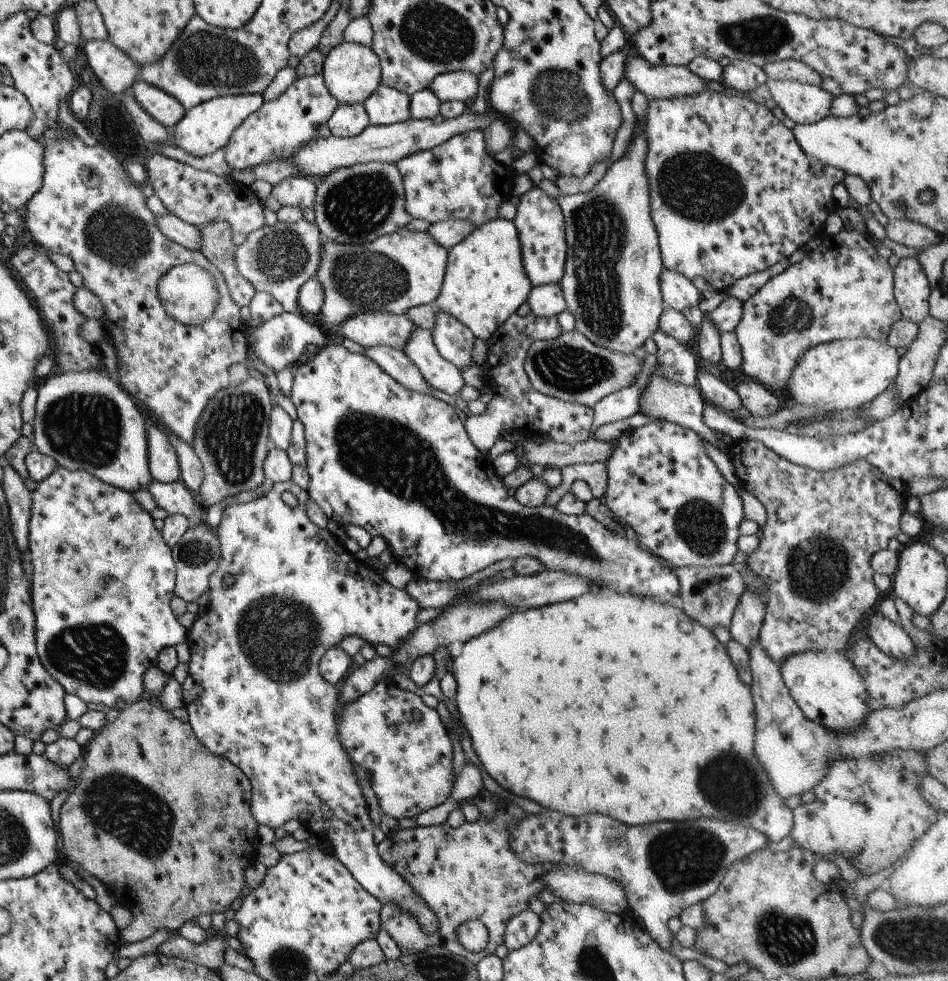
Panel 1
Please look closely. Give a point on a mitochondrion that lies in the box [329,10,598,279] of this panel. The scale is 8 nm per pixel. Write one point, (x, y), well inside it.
(559, 96)

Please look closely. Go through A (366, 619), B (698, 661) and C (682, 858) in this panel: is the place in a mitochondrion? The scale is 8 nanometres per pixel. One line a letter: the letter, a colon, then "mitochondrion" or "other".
A: other
B: other
C: mitochondrion

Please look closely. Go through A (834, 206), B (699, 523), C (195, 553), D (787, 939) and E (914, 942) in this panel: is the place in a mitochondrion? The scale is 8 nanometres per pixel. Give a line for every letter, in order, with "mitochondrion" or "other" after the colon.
A: other
B: mitochondrion
C: mitochondrion
D: mitochondrion
E: mitochondrion

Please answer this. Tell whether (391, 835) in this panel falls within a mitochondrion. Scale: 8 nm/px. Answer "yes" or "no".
no

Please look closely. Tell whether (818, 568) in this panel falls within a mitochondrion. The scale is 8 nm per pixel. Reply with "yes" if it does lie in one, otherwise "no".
yes

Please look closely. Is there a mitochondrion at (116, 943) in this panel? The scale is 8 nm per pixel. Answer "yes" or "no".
no

